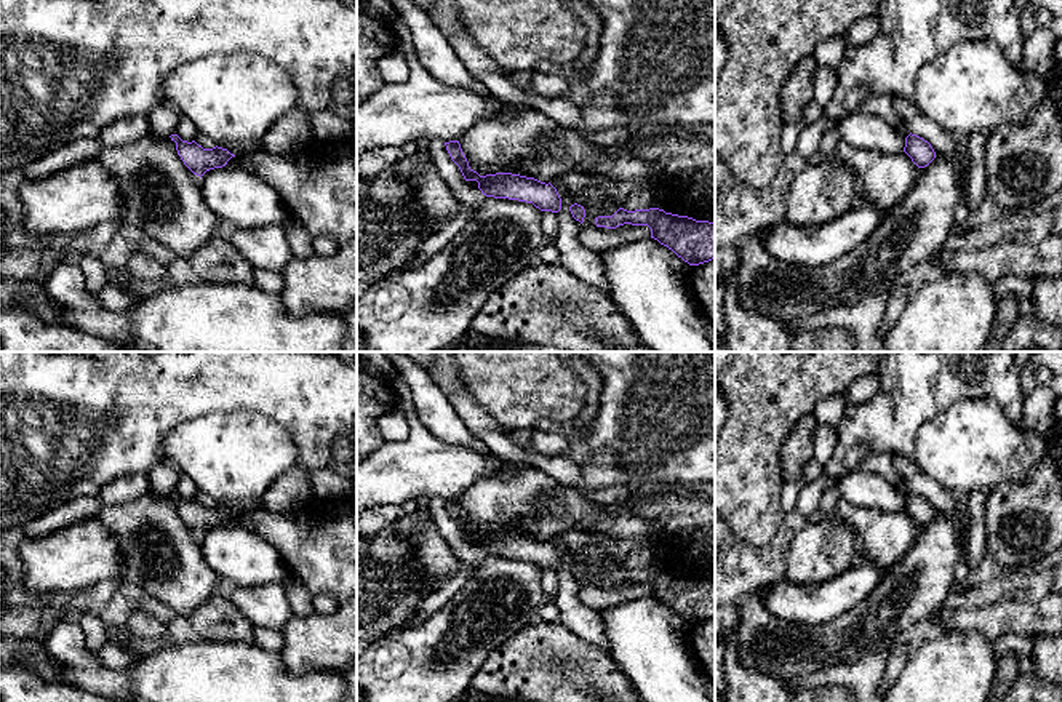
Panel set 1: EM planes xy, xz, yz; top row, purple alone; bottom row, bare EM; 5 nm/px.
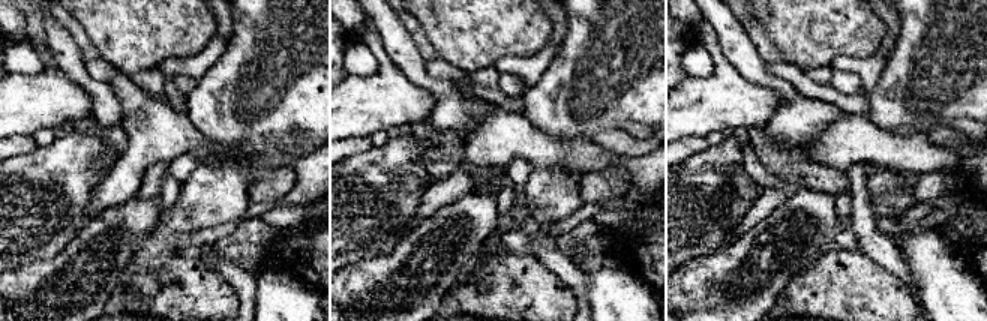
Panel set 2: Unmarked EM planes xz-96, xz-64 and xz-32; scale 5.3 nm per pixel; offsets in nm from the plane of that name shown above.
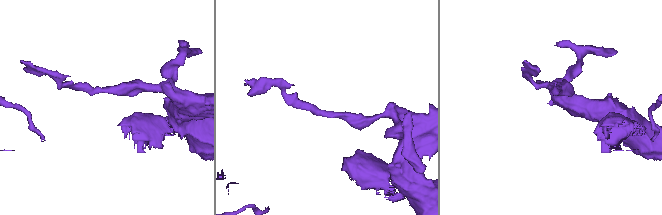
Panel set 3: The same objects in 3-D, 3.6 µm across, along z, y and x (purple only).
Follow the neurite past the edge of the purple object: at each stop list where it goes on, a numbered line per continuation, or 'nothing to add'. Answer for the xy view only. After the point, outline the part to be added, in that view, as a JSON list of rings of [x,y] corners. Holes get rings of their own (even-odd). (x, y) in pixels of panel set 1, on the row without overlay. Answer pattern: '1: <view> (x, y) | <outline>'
nothing to add

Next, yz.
nothing to add

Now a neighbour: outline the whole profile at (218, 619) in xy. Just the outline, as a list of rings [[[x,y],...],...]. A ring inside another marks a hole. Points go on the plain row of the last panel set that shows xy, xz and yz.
[[[218,590],[190,617],[194,630],[206,641],[243,641],[253,644],[254,625]]]

